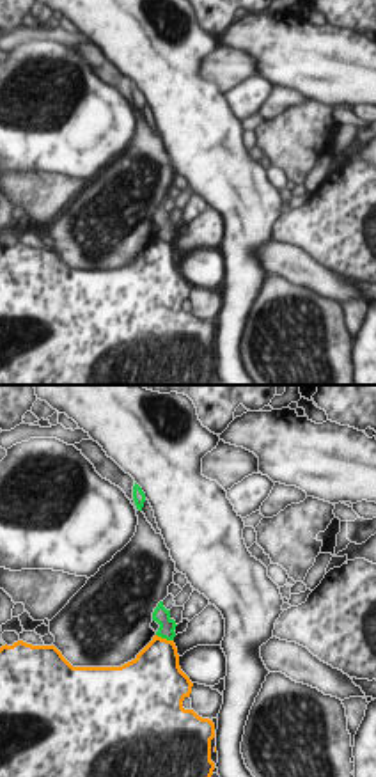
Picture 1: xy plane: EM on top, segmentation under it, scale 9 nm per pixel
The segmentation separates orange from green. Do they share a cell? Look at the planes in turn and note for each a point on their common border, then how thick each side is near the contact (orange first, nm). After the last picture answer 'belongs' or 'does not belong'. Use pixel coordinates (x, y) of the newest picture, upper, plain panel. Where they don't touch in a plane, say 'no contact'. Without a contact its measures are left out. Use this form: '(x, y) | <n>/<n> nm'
(165, 242) | 380/160 nm

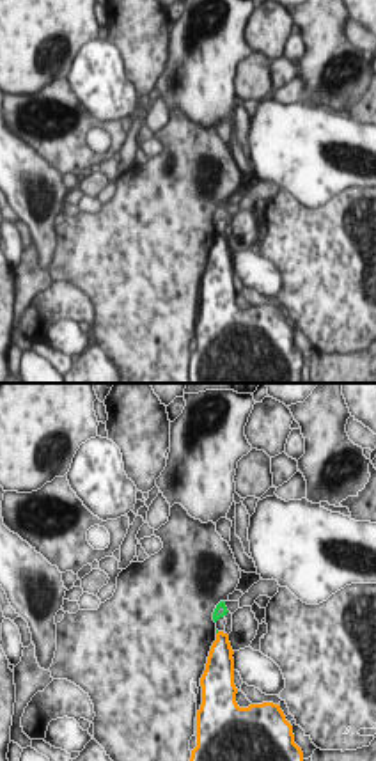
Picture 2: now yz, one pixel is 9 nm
no contact

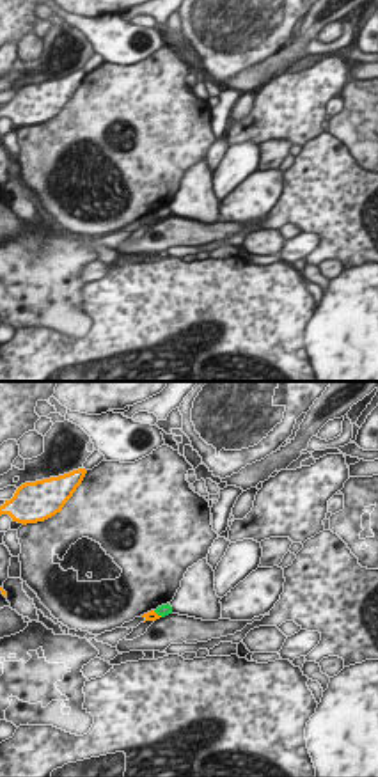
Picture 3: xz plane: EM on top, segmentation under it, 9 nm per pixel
(157, 217) | 100/100 nm

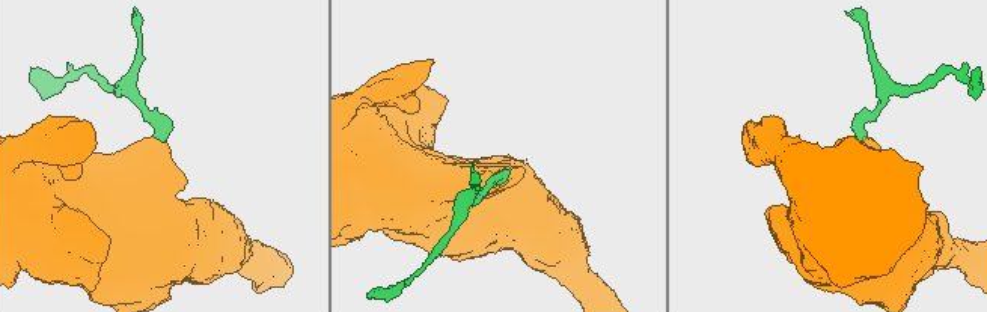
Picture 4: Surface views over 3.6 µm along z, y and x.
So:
does not belong

